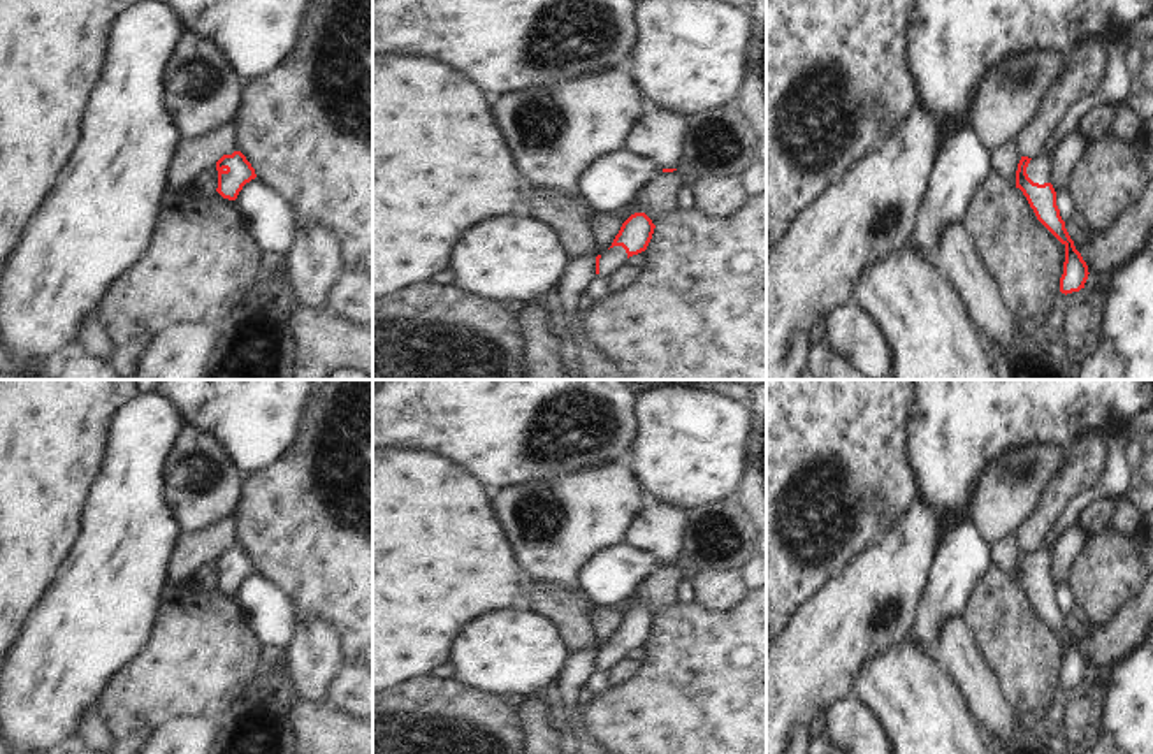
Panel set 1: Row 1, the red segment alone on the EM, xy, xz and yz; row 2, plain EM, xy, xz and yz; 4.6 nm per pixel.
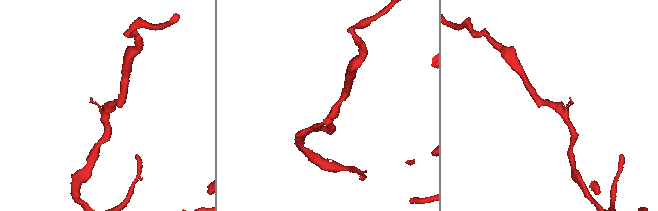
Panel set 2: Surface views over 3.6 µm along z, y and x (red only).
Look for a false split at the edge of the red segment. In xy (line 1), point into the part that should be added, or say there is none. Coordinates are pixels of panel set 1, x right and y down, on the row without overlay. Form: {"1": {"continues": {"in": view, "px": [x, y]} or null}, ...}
{"1": {"continues": null}}

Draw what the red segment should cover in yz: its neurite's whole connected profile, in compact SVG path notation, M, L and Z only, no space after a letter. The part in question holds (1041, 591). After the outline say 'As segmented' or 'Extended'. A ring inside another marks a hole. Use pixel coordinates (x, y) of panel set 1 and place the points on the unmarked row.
M1055 541L1035 552L1021 550L1016 564L1016 582L1023 585L1037 613L1065 640L1060 685L1072 687L1084 682L1088 659L1070 633L1056 599L1056 585L1051 578Z. Extended

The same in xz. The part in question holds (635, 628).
M645 606L631 608L620 620L612 640L596 650L596 668L610 670L626 659L627 652L647 643L656 619Z. Extended

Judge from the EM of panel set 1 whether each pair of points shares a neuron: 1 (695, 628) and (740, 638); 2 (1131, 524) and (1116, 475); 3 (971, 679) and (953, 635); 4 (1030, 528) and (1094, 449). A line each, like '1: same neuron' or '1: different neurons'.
1: same neuron
2: different neurons
3: same neuron
4: same neuron

